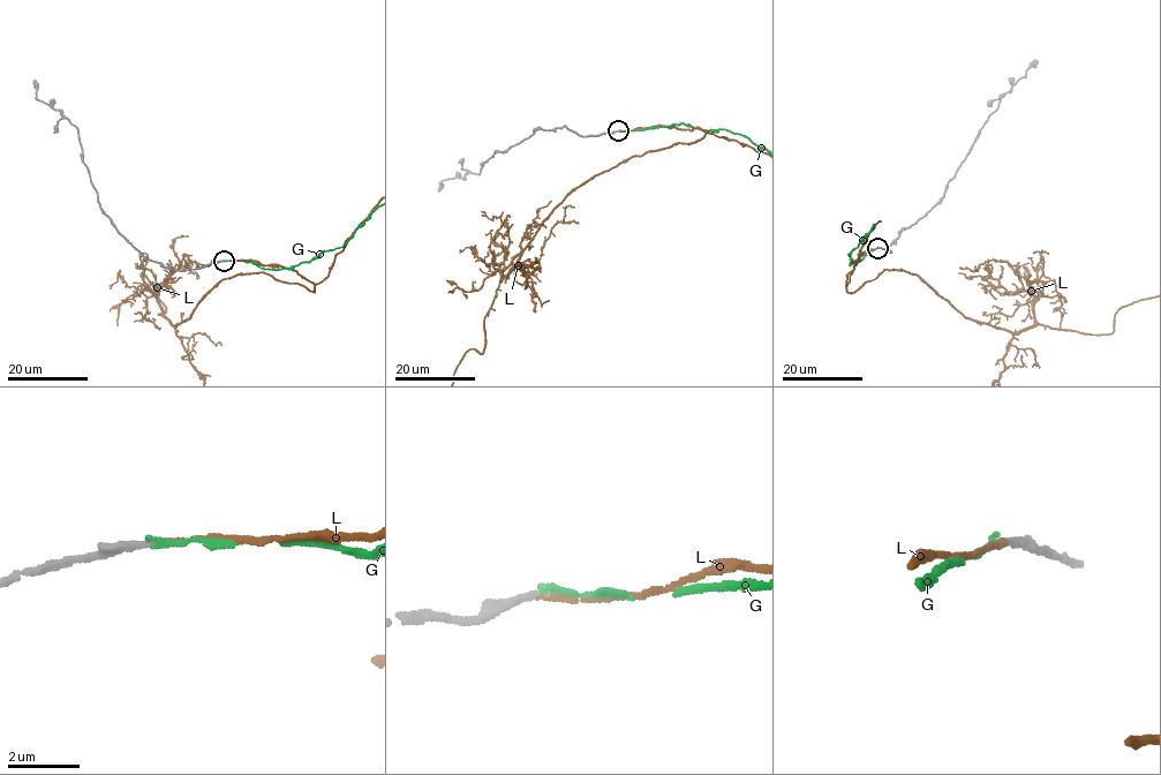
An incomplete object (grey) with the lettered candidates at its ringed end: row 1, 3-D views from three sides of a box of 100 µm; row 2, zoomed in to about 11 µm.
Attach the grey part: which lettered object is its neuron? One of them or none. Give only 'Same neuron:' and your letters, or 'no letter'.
Same neuron: L

